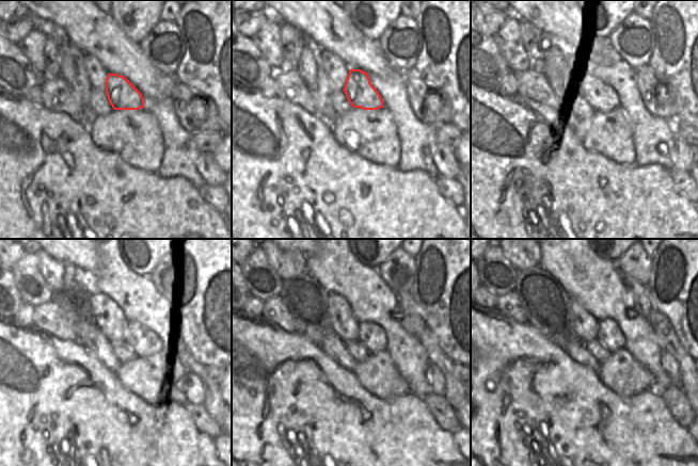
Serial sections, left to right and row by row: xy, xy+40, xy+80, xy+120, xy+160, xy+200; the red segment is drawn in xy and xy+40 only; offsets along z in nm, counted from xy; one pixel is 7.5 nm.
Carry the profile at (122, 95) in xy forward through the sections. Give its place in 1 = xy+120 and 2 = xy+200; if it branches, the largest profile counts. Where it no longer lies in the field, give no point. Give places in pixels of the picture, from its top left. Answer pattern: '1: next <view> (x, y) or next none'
1: next xy+120 (135, 334)
2: next xy+200 (609, 334)

